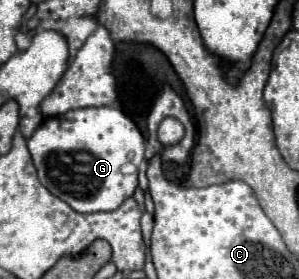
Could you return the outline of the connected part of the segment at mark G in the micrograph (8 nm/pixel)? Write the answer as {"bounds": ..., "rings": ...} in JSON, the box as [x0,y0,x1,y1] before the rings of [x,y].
{"bounds":[27,107,145,213],"rings":[[[85,107],[71,109],[61,117],[47,117],[35,133],[27,139],[27,147],[37,169],[37,179],[41,185],[71,209],[79,213],[97,213],[97,211],[115,211],[125,199],[133,197],[137,189],[137,171],[145,151],[145,141],[135,123],[119,109],[113,107]]]}

